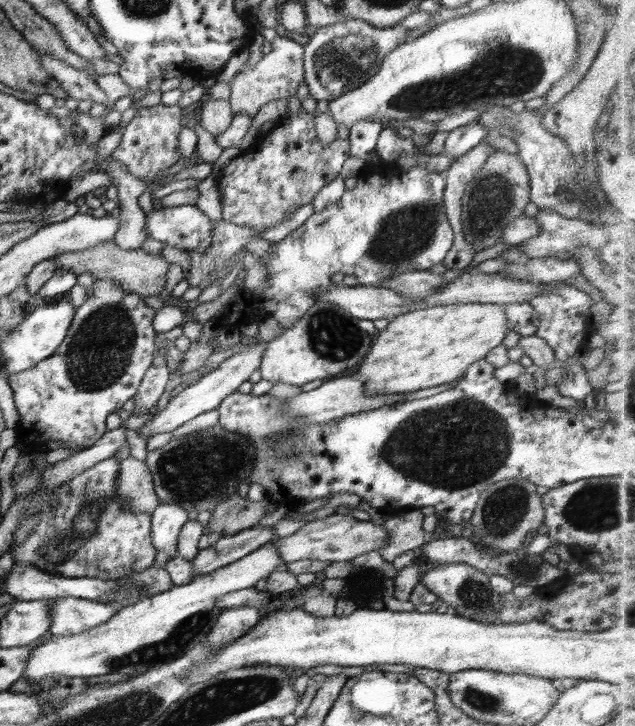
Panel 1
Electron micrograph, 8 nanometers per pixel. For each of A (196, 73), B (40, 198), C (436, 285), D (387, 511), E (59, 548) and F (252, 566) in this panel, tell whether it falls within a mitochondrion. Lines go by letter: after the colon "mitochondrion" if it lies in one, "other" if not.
A: other
B: other
C: other
D: other
E: mitochondrion
F: other

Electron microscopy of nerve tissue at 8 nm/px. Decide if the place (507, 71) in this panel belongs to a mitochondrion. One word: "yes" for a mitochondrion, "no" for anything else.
yes

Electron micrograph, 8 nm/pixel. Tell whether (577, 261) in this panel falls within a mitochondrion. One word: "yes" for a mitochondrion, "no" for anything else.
no

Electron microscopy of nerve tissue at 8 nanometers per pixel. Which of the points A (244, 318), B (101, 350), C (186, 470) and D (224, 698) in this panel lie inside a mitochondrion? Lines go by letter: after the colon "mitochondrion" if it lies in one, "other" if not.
A: other
B: mitochondrion
C: mitochondrion
D: mitochondrion

